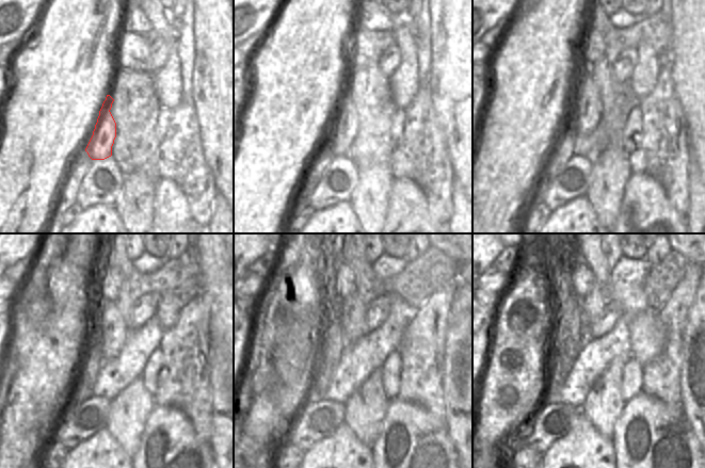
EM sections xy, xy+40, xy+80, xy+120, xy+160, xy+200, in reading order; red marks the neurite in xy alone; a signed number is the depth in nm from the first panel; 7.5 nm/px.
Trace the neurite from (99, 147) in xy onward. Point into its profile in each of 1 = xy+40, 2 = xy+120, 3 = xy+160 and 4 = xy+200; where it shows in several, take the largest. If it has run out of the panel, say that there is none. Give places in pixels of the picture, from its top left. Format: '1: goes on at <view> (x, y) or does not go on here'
1: goes on at xy+40 (346, 120)
2: goes on at xy+120 (114, 332)
3: goes on at xy+160 (352, 309)
4: goes on at xy+200 (594, 302)

